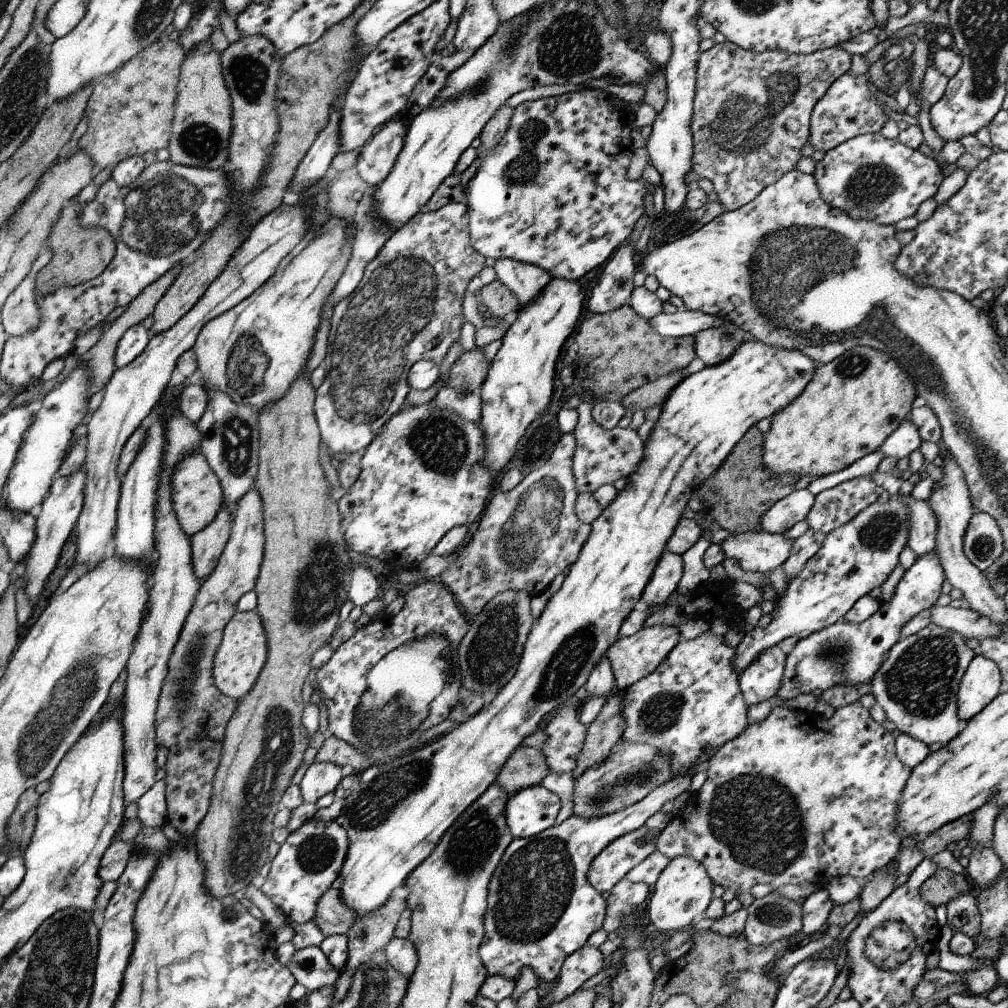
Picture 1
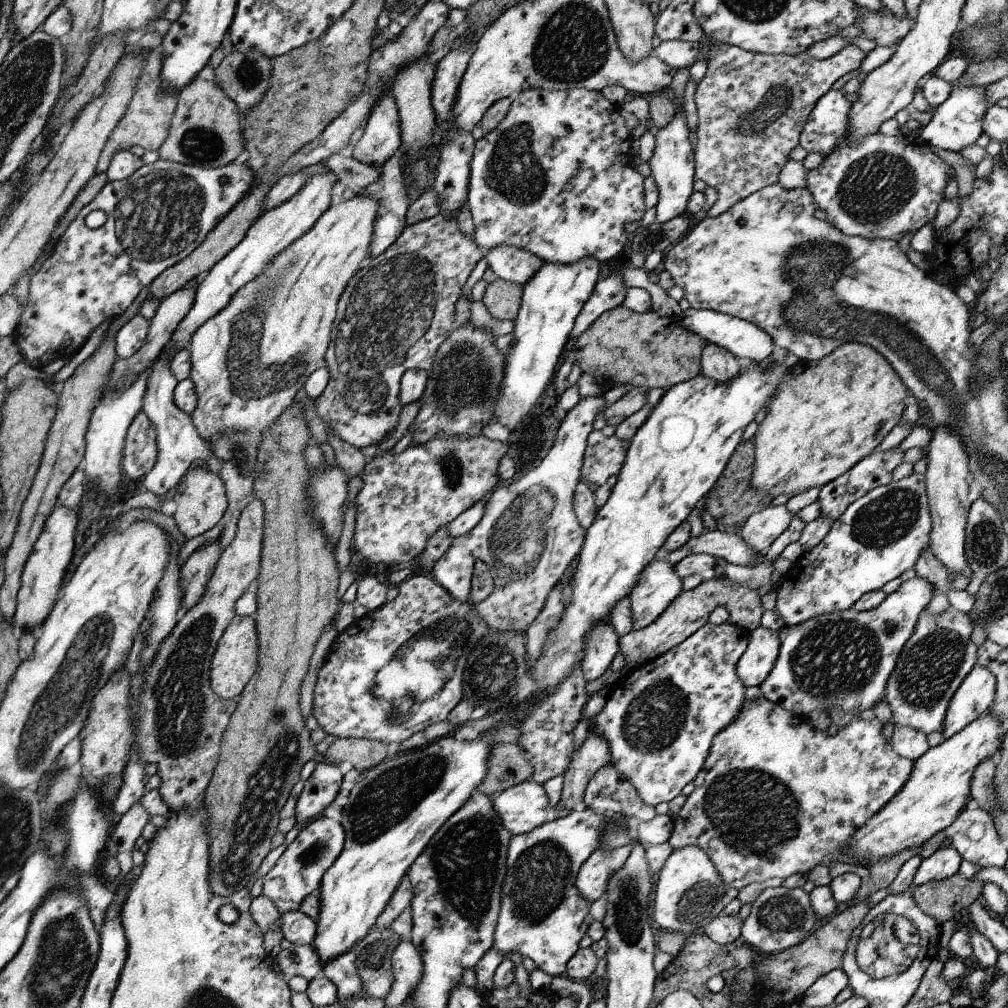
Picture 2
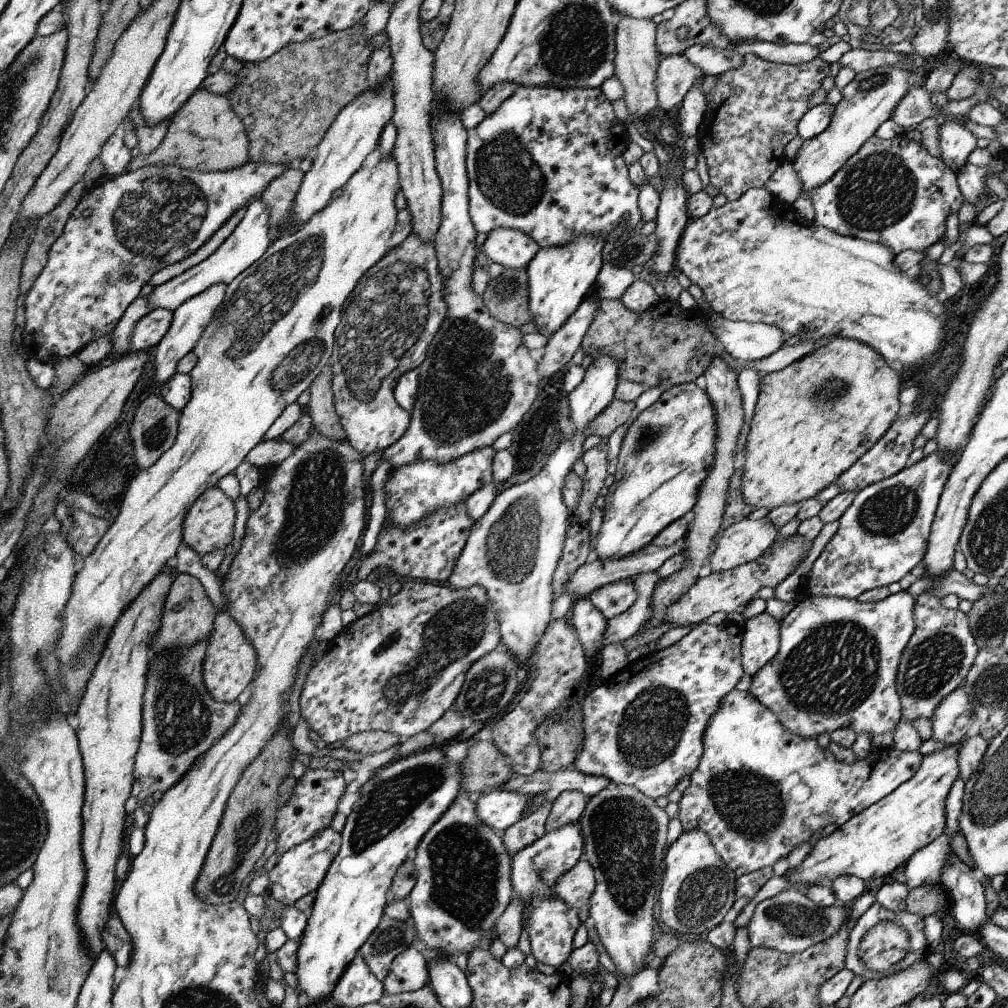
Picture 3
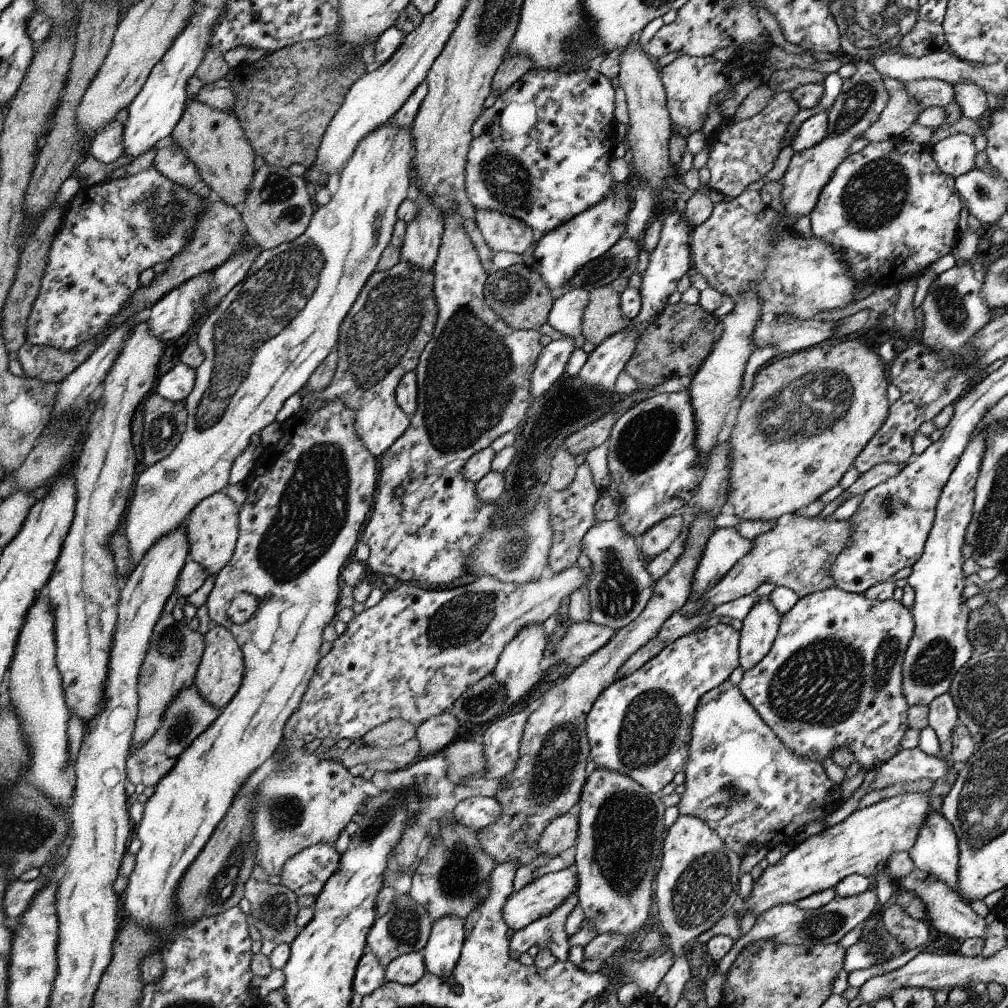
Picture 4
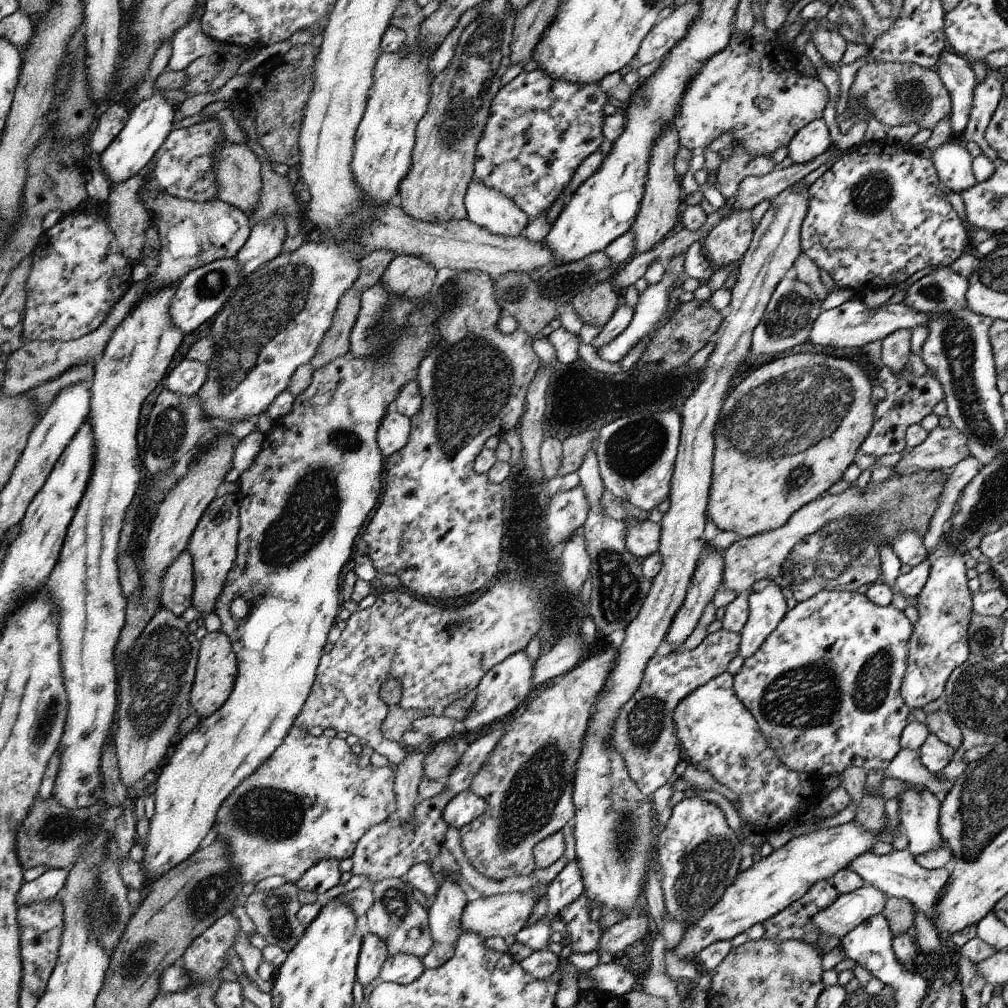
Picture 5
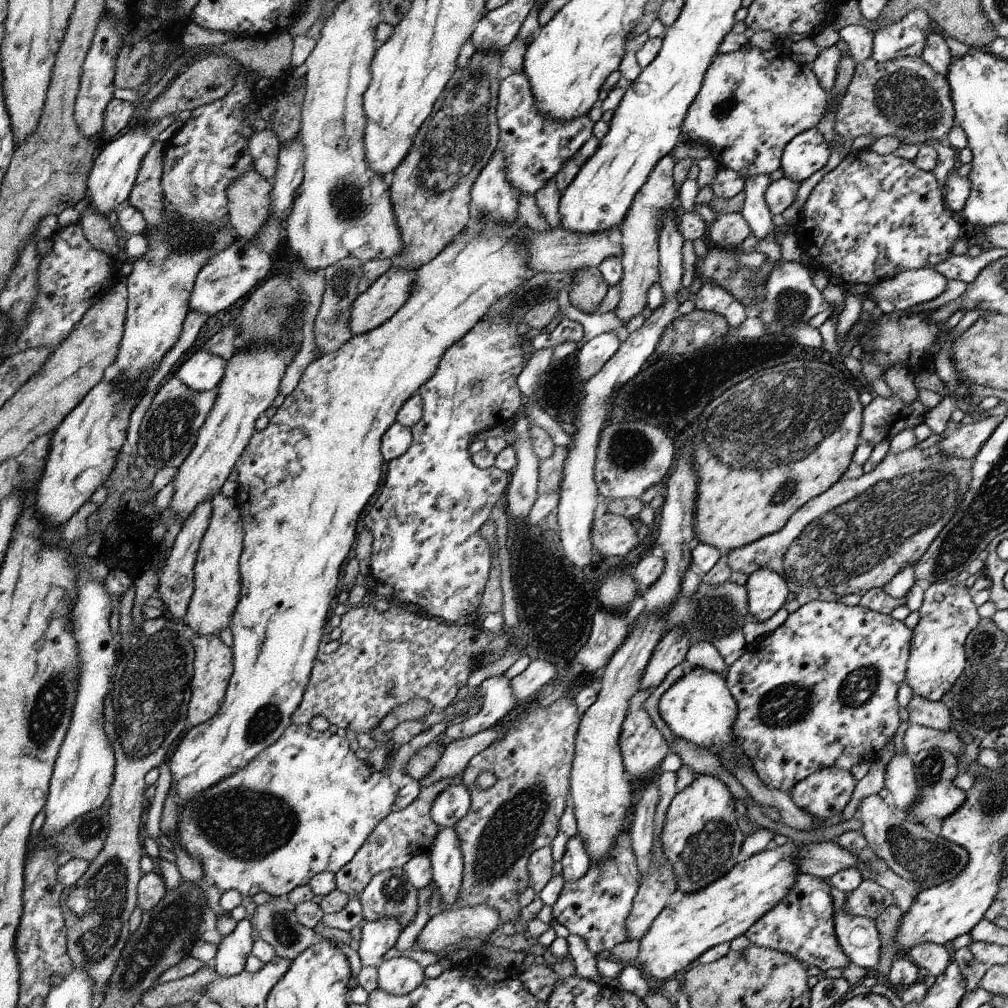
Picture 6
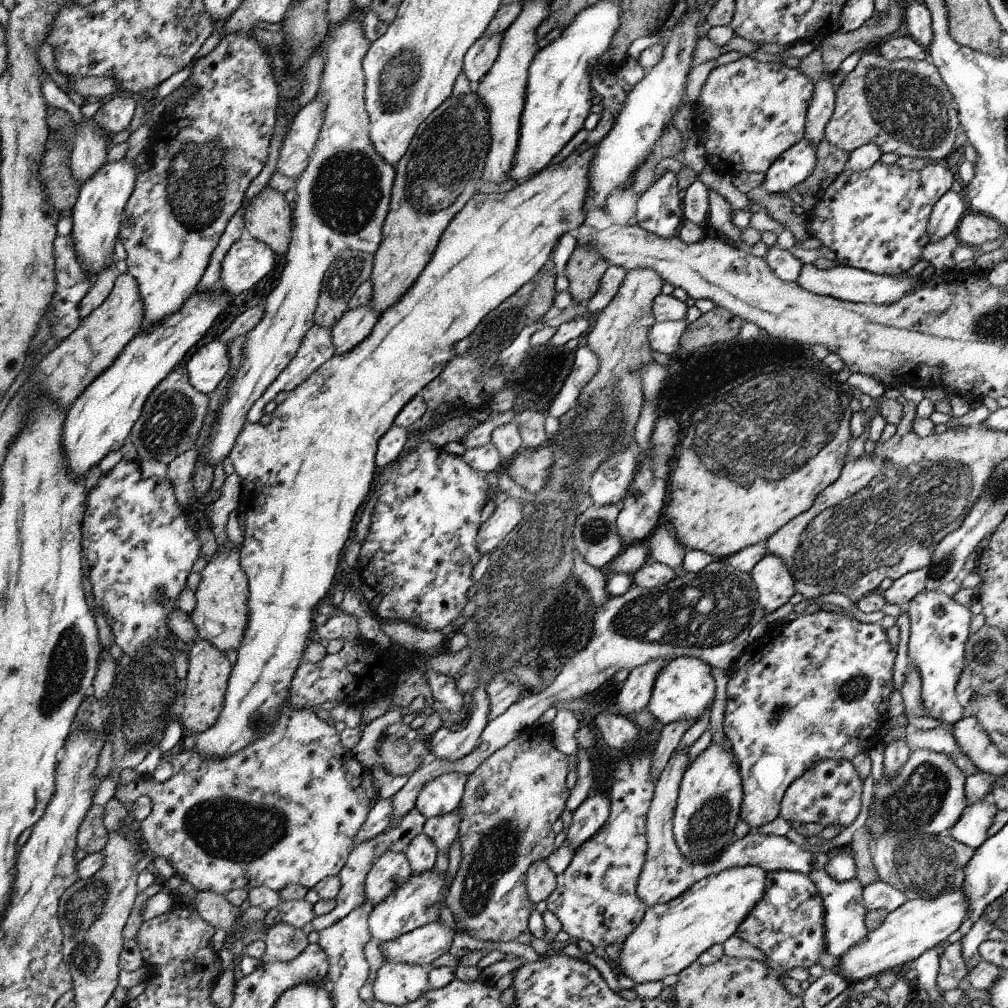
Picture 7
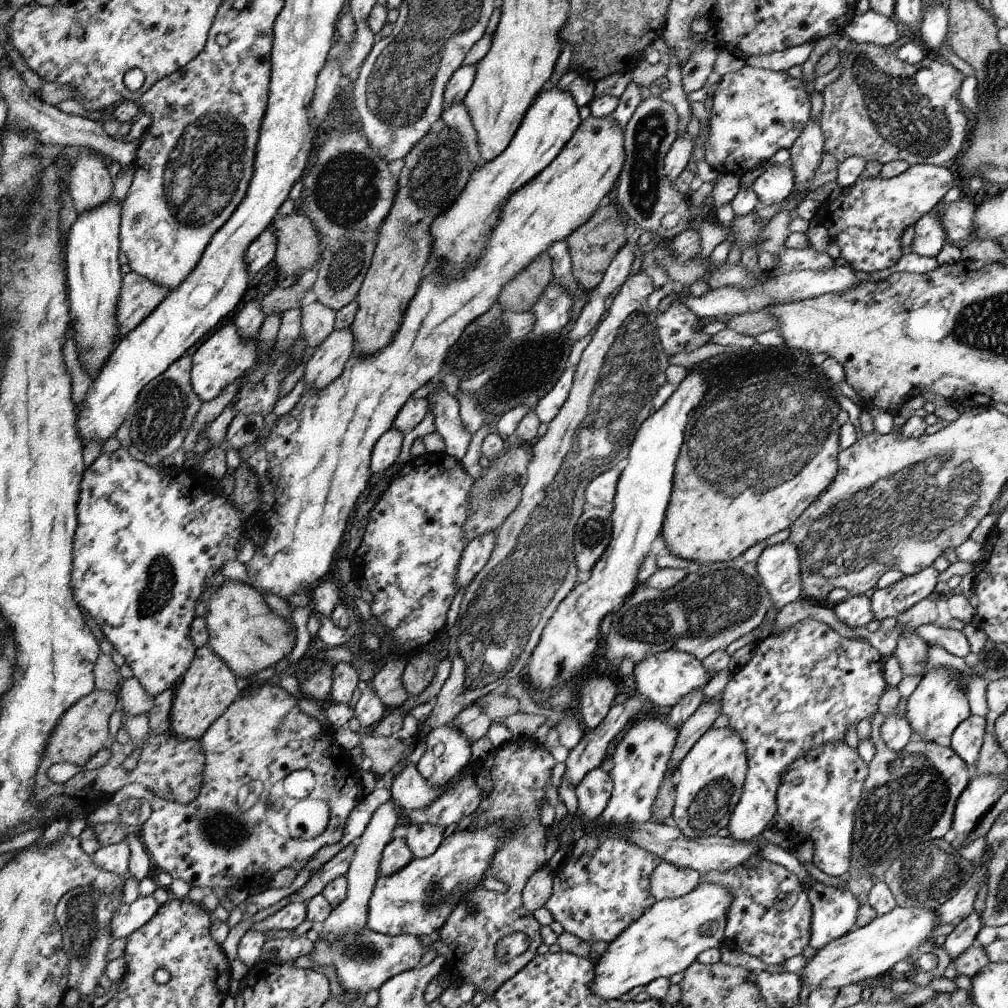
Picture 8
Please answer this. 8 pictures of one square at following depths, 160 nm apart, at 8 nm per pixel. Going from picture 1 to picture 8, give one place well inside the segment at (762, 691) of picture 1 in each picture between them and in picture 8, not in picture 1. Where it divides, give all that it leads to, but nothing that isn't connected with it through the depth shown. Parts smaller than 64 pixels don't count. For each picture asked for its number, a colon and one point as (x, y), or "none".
2: (761, 652)
3: (760, 642)
4: (760, 626)
5: (767, 606)
6: (766, 590)
7: (775, 584)
8: (778, 567)

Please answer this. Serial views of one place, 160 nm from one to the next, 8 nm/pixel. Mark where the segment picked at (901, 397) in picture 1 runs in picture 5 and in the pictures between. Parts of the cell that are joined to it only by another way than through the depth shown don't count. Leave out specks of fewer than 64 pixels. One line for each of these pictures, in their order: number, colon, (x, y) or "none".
2: (832, 413)
3: (813, 419)
4: (808, 415)
5: (790, 429)

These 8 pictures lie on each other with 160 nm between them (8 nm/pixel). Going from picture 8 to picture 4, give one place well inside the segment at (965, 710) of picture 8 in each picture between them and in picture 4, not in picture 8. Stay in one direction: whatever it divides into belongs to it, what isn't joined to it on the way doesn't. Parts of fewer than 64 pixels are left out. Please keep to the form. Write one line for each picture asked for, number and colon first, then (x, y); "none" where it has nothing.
4: (939, 647)
5: (938, 644)
6: (936, 660)
7: (939, 627)

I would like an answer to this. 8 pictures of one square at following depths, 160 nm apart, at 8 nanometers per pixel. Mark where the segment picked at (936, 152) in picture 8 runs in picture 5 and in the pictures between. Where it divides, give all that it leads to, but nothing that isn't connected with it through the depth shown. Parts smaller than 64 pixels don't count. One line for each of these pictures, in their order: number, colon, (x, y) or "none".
5: (895, 94)
6: (905, 98)
7: (904, 107)

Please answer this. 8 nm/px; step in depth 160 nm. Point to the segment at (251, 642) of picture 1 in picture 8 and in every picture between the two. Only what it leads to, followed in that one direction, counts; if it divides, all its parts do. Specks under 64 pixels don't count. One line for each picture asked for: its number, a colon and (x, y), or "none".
2: (236, 660)
3: (231, 662)
4: (220, 675)
5: (214, 682)
6: (213, 660)
7: (209, 671)
8: (204, 695)

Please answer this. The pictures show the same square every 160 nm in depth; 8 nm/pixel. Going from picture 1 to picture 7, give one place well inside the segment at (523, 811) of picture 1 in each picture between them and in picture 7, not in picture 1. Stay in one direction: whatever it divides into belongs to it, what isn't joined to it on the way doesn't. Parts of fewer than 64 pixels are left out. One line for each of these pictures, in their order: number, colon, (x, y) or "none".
2: (523, 807)
3: (499, 808)
4: (476, 812)
5: (465, 806)
6: (453, 803)
7: (441, 795)

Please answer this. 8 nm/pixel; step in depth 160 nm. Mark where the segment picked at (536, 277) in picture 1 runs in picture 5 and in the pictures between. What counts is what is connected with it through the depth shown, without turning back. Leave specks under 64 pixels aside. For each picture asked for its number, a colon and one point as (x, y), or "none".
2: (509, 262)
3: (514, 249)
4: (501, 231)
5: (487, 207)

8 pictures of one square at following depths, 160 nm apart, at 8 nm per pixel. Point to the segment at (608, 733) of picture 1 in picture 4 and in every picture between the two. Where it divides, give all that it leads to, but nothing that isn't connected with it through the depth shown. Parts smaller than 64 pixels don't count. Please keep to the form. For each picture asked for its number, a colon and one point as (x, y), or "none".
2: (594, 754)
3: (567, 808)
4: (561, 833)

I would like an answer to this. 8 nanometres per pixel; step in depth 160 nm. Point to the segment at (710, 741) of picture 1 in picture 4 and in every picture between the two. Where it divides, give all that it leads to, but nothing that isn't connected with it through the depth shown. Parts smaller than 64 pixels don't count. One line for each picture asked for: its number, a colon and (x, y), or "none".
2: (659, 720)
3: (644, 728)
4: (640, 726)

